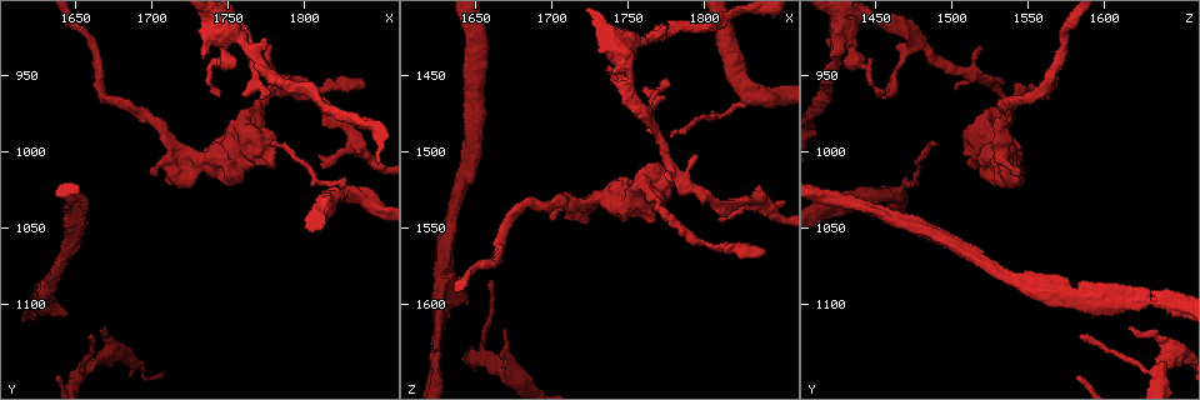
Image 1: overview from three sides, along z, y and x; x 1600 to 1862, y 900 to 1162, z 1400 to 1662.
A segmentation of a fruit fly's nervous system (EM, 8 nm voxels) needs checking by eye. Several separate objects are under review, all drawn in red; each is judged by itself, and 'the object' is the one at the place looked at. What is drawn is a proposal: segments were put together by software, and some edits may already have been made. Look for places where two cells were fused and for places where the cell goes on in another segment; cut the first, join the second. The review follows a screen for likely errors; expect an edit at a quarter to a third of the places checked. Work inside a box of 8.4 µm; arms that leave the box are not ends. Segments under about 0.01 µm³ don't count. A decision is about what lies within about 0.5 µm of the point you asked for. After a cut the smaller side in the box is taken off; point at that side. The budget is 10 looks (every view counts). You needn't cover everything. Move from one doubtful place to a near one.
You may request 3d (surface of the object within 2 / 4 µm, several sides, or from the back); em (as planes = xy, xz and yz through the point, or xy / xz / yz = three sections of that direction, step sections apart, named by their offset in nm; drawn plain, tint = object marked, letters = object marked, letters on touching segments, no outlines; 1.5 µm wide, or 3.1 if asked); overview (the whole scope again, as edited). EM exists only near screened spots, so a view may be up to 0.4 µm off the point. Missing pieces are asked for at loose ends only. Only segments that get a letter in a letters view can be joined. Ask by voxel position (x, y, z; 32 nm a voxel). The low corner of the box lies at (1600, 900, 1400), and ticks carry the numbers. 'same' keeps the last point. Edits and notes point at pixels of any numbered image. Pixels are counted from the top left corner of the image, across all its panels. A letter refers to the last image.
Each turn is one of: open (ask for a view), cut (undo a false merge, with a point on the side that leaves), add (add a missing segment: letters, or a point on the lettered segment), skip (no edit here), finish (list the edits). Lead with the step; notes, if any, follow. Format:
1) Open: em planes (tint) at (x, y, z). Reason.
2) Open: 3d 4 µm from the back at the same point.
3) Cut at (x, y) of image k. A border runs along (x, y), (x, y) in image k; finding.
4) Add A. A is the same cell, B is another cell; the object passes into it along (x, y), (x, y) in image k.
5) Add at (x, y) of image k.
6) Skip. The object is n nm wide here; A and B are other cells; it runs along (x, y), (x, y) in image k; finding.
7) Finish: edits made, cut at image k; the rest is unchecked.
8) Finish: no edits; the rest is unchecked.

Open: 3d 4 µm from the back at (1772, 964, 1456). Thin end.

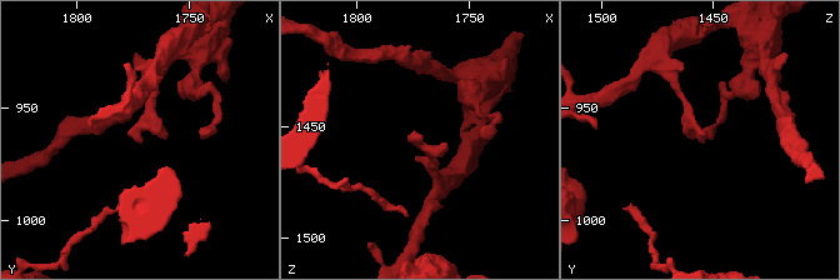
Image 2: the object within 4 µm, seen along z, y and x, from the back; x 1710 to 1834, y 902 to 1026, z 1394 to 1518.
Open: em planes (letters) at (1772, 965, 1457).

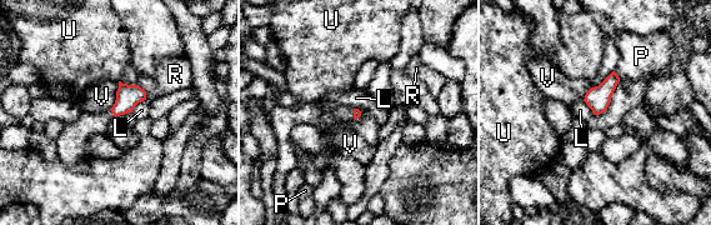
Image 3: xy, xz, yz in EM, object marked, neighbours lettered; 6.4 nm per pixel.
Skip. L, P, R, U and V are other cells; a border runs along (119, 81), (115, 103), (109, 109) in image 3; none of them fits.

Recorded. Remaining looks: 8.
Open: em planes (letters) at (1838, 954, 1564). Tapers out.

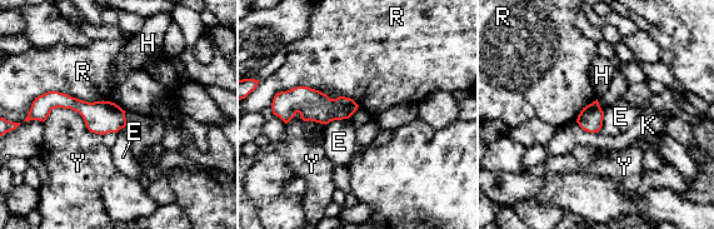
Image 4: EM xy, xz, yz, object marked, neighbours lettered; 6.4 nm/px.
Skip. E, H, K, R and Y are other cells; no lettered segment goes on from it.

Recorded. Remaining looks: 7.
Open: em planes (letters) at (1826, 1028, 1460). Branch point.

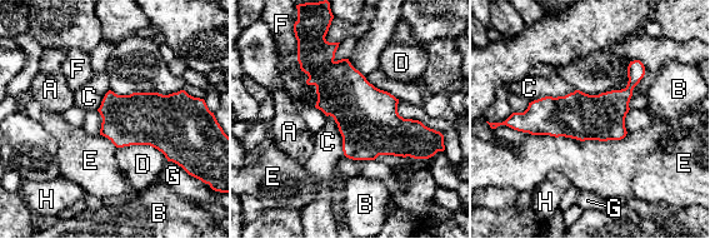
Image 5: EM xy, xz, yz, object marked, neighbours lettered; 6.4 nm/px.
Skip. A, B, C, D, E, F, G and H are other cells; one cell here.

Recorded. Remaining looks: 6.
Open: 3d 4 µm at (1626, 1100, 1610). Sudden change in width.

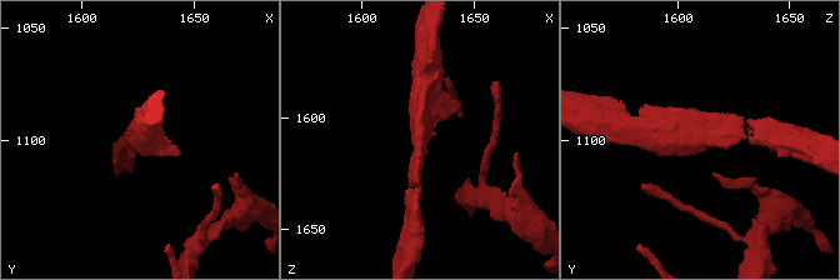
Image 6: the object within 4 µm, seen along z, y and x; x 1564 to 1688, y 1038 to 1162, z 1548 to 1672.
Open: em planes (tint) at (1625, 1099, 1607). The arms are 190, 400 nm wide; shape alone is not enough.

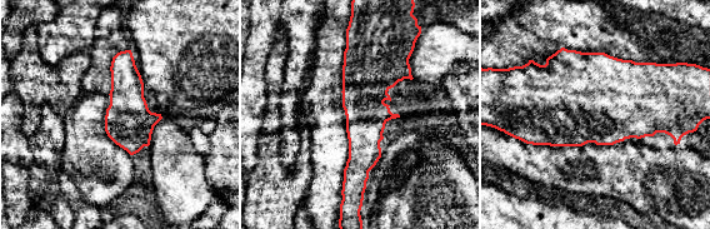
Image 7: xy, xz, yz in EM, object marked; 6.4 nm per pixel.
Open: em planes (letters) at the same point.

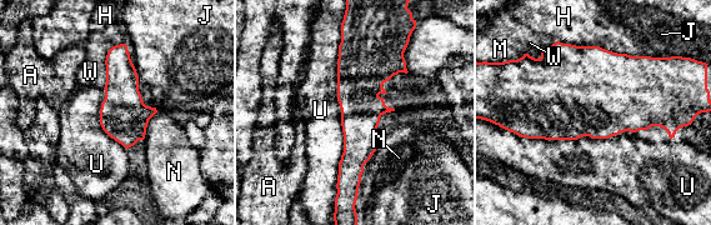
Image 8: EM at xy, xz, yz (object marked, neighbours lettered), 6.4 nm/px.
Skip. The object is 300 nm wide here; A, H, J, M, N, U and W are other cells; it runs along (349, 35), (357, 51), (355, 185) in image 8; all the same cell.

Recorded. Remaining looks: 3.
Finish: no edits; the rest is unchecked.

